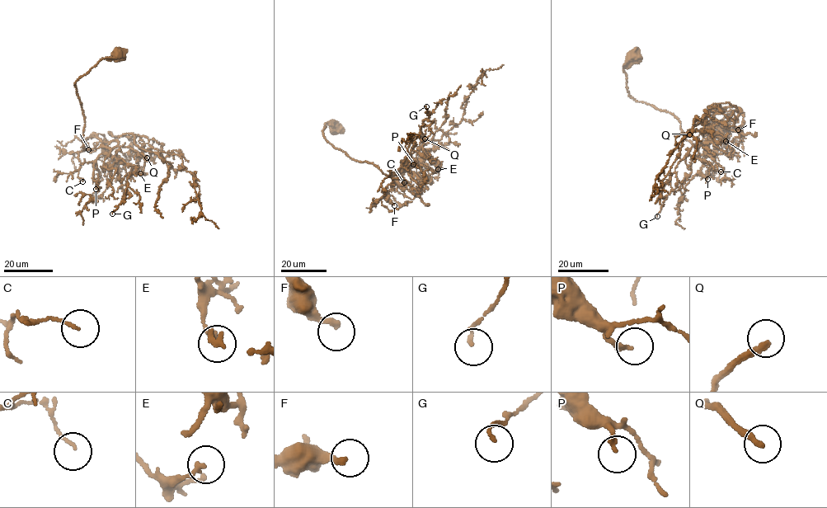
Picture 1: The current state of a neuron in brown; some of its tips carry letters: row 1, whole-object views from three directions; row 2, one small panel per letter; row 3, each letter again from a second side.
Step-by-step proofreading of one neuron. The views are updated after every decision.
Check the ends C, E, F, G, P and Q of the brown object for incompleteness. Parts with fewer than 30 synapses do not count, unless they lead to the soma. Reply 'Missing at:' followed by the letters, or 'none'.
Missing at: Q

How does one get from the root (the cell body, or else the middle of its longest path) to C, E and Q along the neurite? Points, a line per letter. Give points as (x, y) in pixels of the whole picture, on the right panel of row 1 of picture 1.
C: (632, 55), (623, 69), (630, 96), (673, 115), (685, 138), (705, 142), (721, 119), (711, 167), (721, 171)
E: (632, 55), (623, 69), (630, 96), (673, 115), (693, 143), (707, 141), (708, 123), (725, 141)
Q: (632, 55), (623, 69), (630, 96), (673, 115), (685, 138), (695, 144), (707, 141), (711, 125), (689, 134)

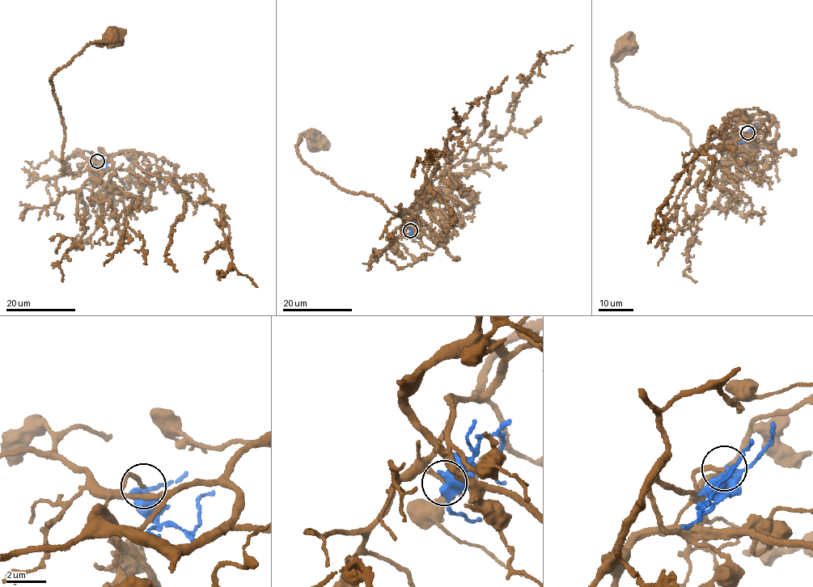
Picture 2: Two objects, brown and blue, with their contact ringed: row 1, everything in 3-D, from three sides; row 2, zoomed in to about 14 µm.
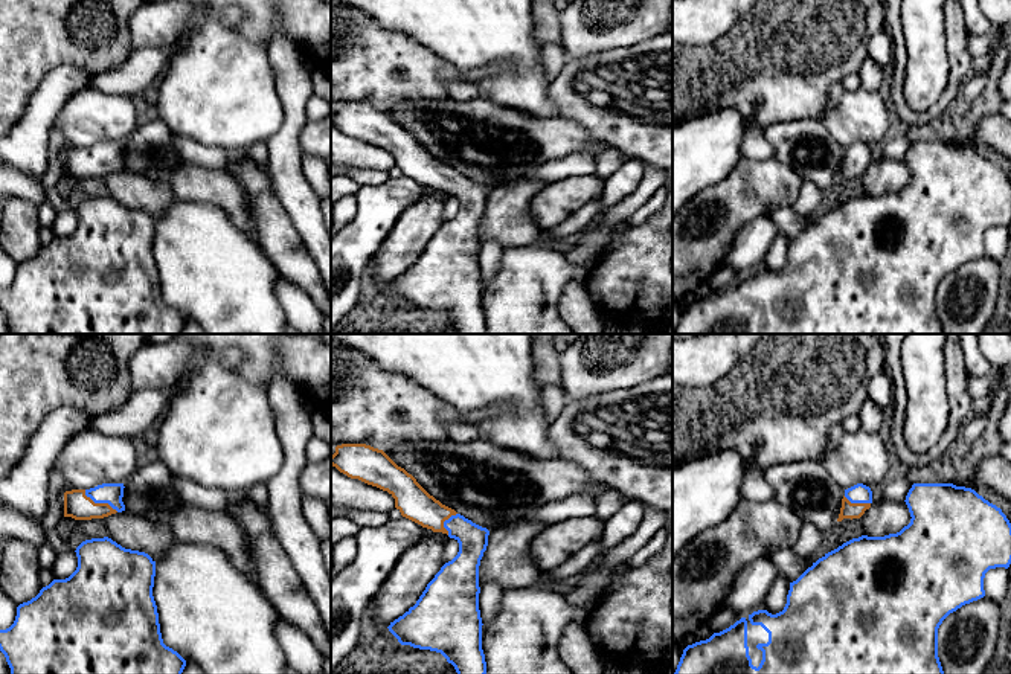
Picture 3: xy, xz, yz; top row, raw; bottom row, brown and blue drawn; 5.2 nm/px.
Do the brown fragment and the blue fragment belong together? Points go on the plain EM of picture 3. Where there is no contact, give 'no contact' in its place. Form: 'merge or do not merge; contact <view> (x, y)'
merge; contact xy (99, 162)

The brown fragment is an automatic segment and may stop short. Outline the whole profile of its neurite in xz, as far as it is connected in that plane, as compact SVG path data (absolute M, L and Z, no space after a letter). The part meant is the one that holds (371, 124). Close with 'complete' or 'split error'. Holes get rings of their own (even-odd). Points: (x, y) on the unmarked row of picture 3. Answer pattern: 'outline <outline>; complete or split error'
outline M342 102L335 105L331 124L351 137L387 149L403 175L459 201L457 213L441 226L416 262L387 287L401 303L441 311L457 334L485 334L479 224L489 189L430 154L383 108Z; split error

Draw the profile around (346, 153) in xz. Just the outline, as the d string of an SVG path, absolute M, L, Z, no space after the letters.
M331 124L331 163L340 169L389 172L395 166L395 157L387 149L351 137Z

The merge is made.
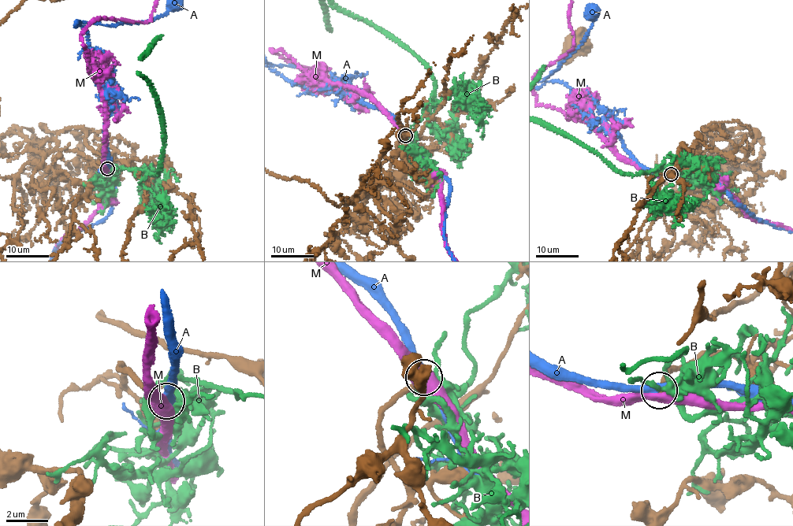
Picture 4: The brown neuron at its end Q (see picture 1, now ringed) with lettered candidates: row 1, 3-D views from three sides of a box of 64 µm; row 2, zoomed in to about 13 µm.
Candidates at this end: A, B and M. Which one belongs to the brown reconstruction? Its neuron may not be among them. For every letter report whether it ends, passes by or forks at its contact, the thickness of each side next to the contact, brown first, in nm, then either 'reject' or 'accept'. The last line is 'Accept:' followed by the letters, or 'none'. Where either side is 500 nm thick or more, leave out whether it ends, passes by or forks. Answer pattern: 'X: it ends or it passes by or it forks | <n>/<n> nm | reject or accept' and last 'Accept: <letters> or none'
A: it passes by | 280/360 nm | reject
B: it passes by | 360/240 nm | reject
M: 300/600 nm | reject
Accept: none

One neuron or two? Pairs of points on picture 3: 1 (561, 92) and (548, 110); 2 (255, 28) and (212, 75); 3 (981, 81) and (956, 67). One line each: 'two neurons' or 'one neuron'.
1: two neurons
2: two neurons
3: two neurons

